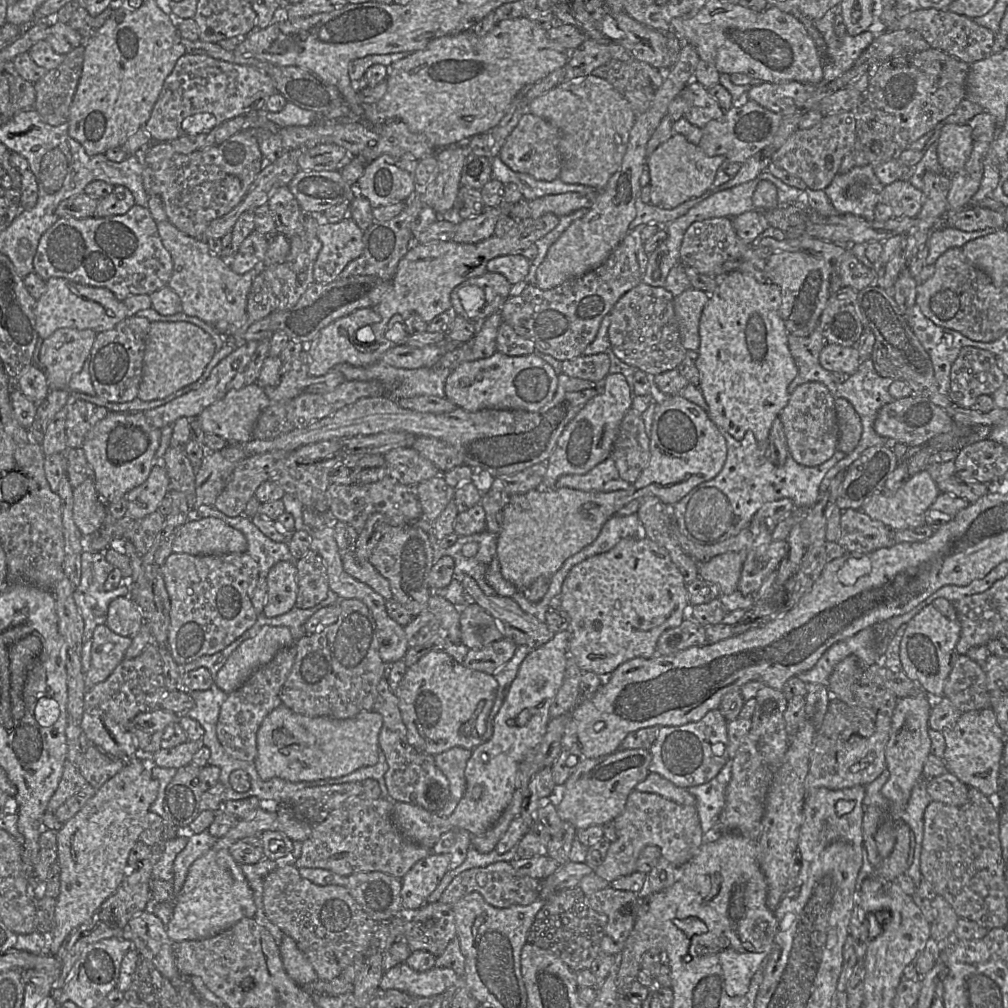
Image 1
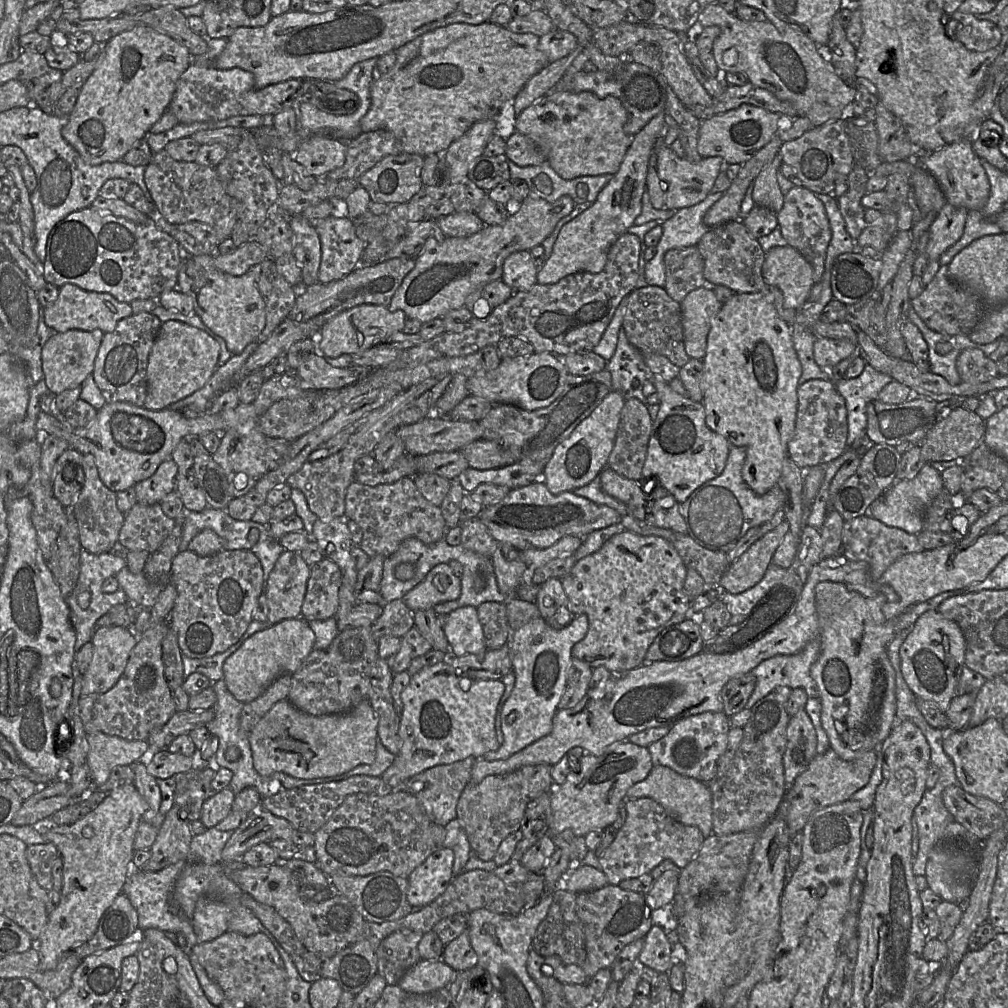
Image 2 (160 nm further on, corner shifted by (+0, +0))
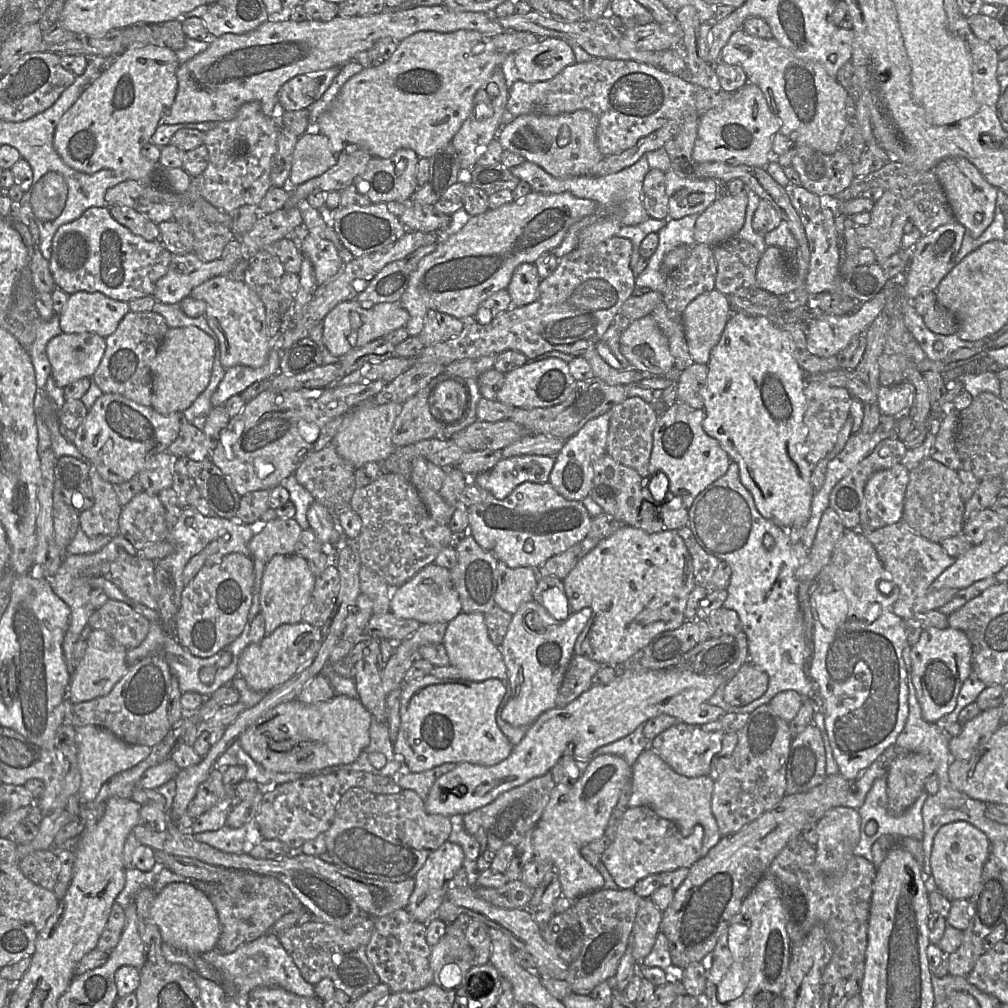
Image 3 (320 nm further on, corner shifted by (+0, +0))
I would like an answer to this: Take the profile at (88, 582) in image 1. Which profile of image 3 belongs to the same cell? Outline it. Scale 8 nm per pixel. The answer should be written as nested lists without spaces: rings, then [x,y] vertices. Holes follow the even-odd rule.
[[[118,534],[112,539],[109,544],[104,546],[98,552],[89,554],[66,555],[56,574],[49,579],[50,585],[54,593],[59,598],[61,598],[71,610],[69,626],[66,630],[62,644],[64,659],[67,665],[67,670],[71,675],[71,679],[73,677],[75,669],[73,664],[73,652],[75,644],[80,639],[81,632],[88,624],[89,618],[95,611],[95,609],[90,603],[90,594],[93,588],[84,579],[83,571],[89,567],[101,563],[115,561],[116,558],[119,556],[119,548],[123,548],[126,553],[130,554],[131,556],[138,556],[138,551],[134,548],[134,546],[127,539]]]

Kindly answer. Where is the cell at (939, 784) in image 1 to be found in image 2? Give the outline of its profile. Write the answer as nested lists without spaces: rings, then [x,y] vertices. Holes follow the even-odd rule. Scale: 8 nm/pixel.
[[[959,785],[946,787],[942,799],[955,821],[981,842],[1003,827],[1006,821],[1006,813],[1001,805],[988,798],[969,794]]]

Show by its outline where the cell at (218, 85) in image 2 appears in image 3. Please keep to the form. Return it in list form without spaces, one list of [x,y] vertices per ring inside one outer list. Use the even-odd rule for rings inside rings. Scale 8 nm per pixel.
[[[341,67],[293,77],[280,88],[278,104],[284,111],[307,109],[329,88]]]

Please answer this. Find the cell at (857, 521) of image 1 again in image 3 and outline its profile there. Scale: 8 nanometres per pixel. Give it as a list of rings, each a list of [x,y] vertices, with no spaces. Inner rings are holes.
[[[903,521],[865,531],[858,528],[874,546],[884,568],[893,576],[893,583],[899,589],[899,598],[893,606],[894,613],[908,620],[916,614],[938,610],[952,600],[957,589],[932,589],[931,584],[950,567],[955,558],[947,554],[939,543],[932,542],[917,534]]]

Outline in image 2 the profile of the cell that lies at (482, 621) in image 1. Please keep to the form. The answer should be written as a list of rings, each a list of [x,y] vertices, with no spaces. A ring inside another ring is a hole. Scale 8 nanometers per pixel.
[[[484,602],[476,609],[487,648],[499,649],[507,646],[512,631],[508,624],[505,603]]]

